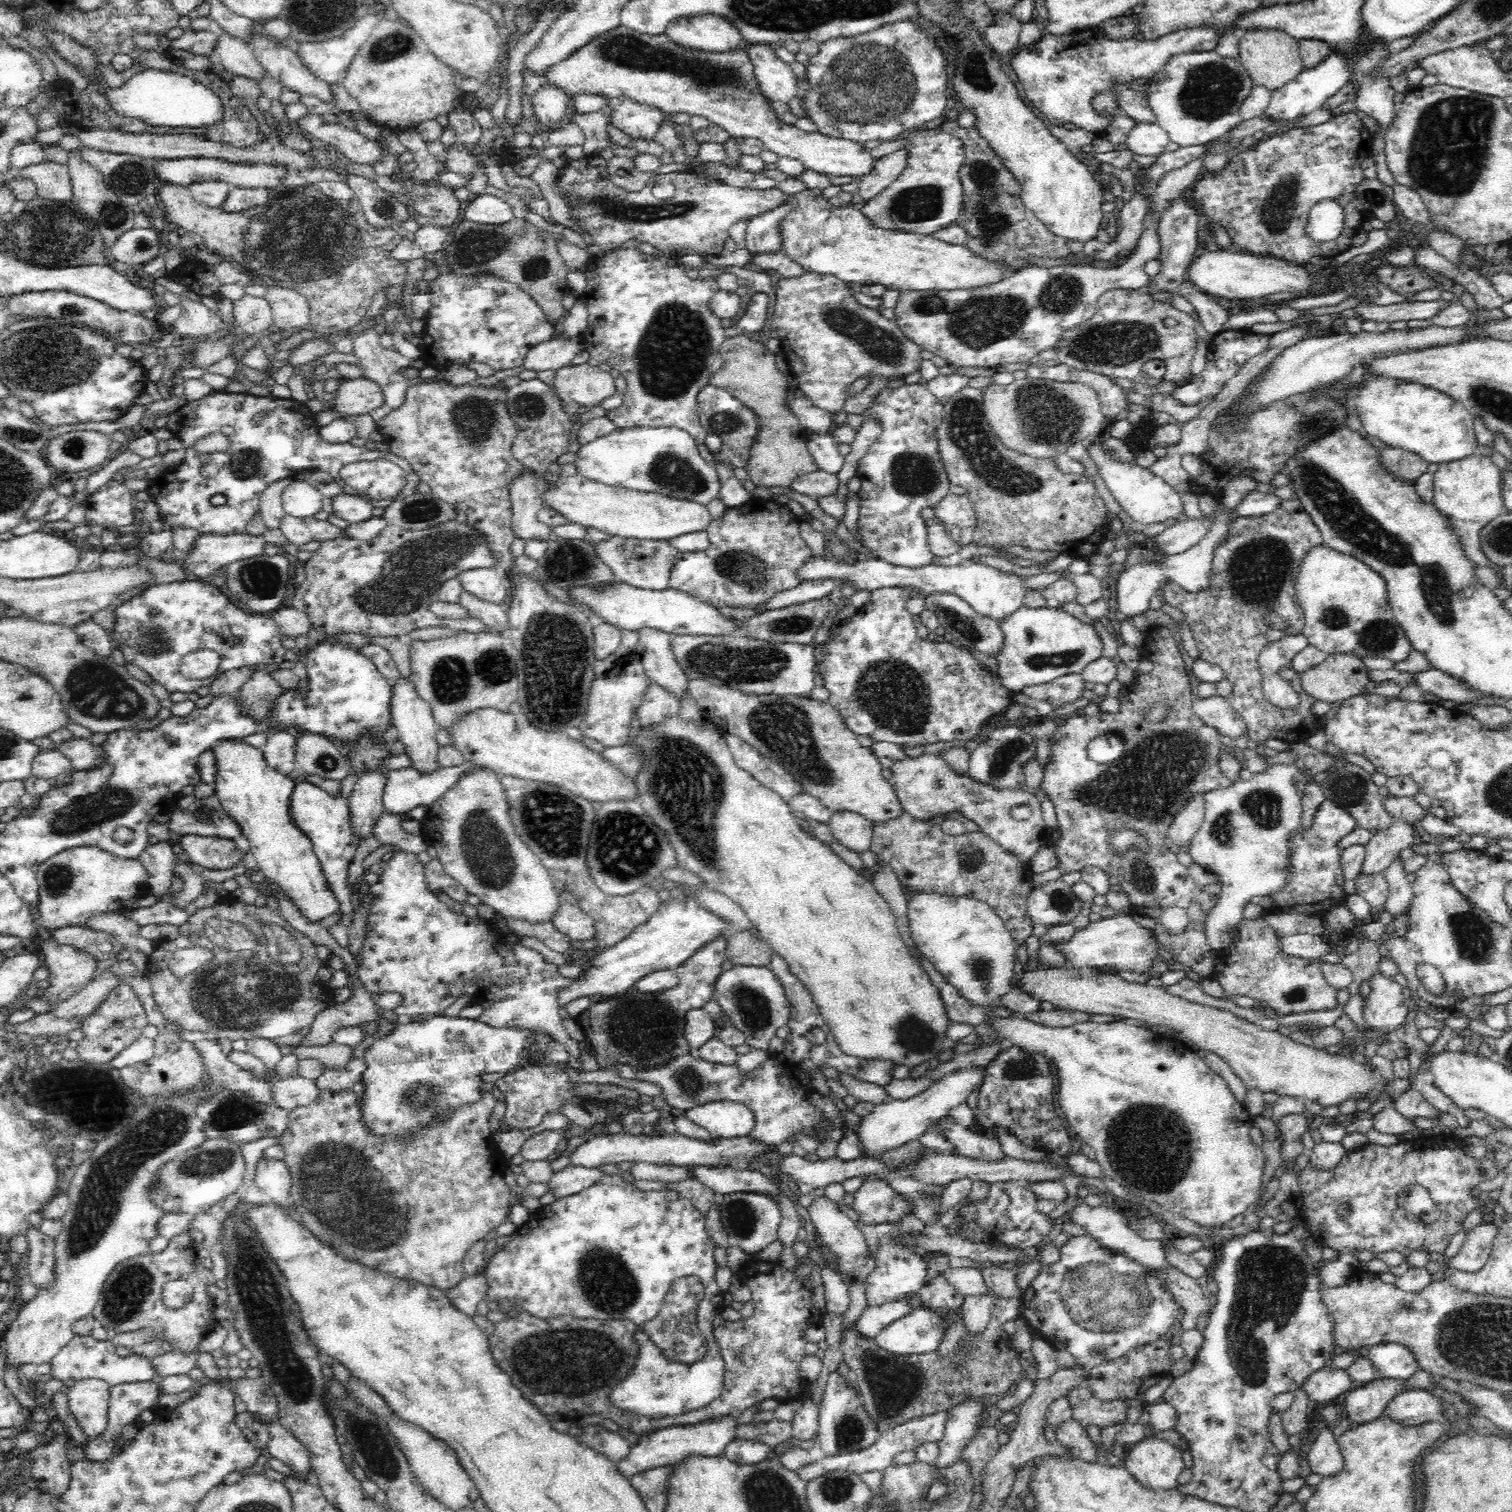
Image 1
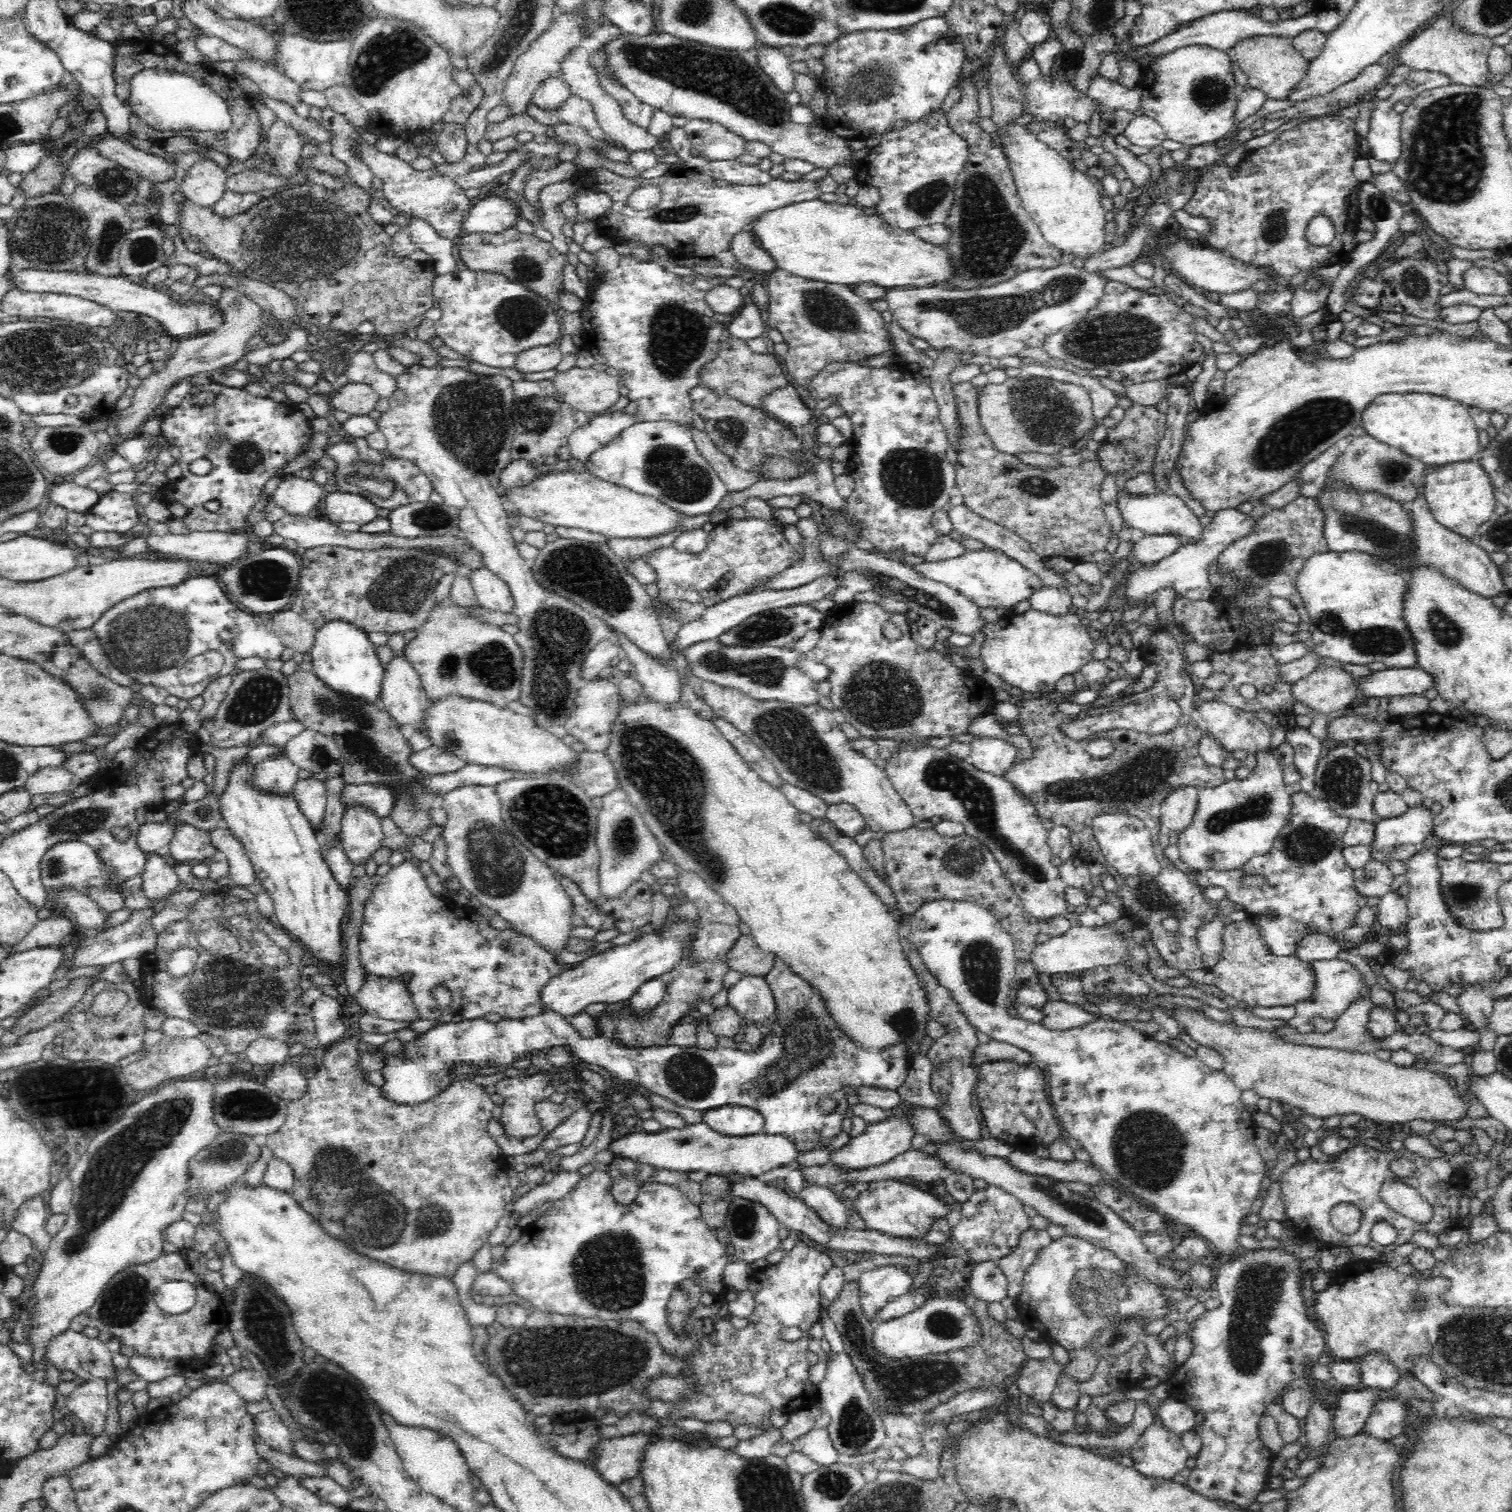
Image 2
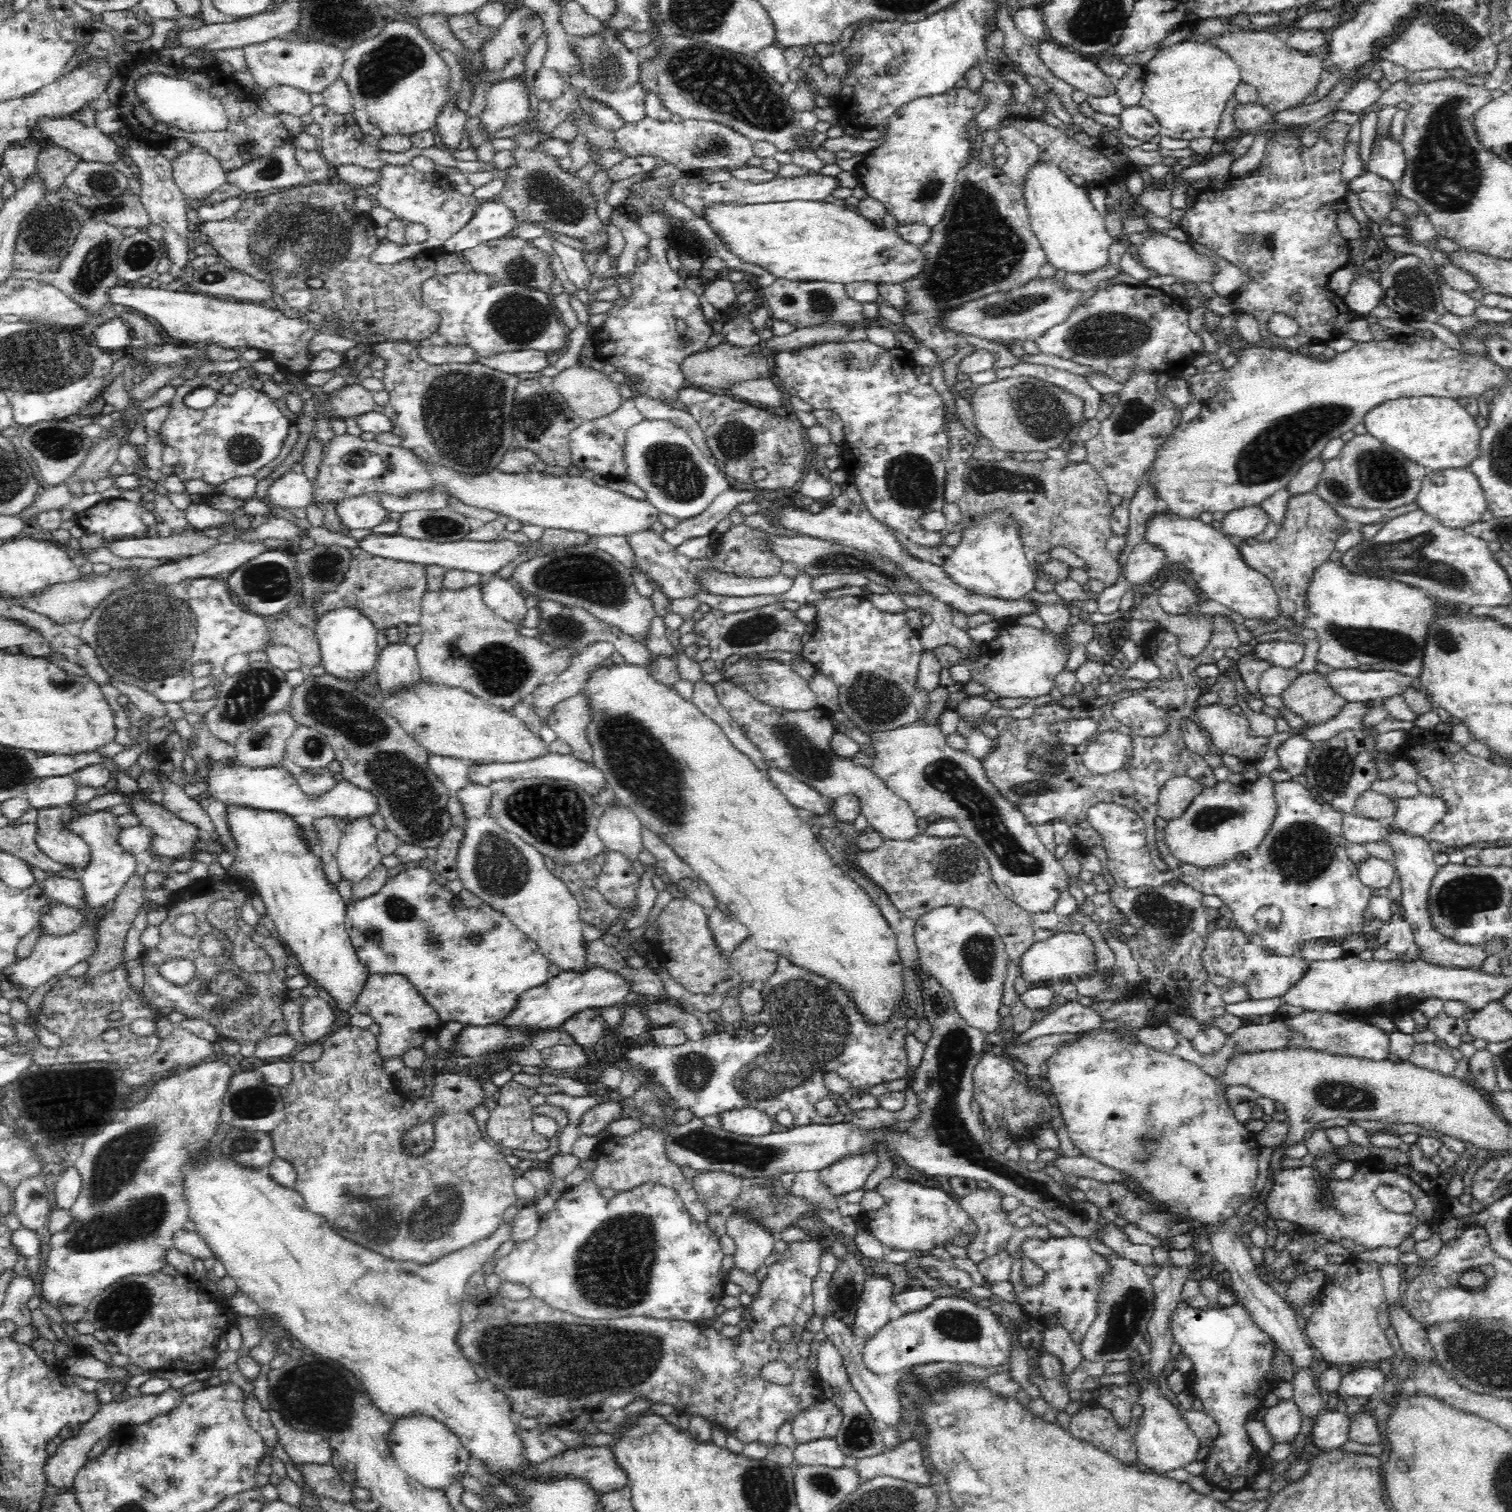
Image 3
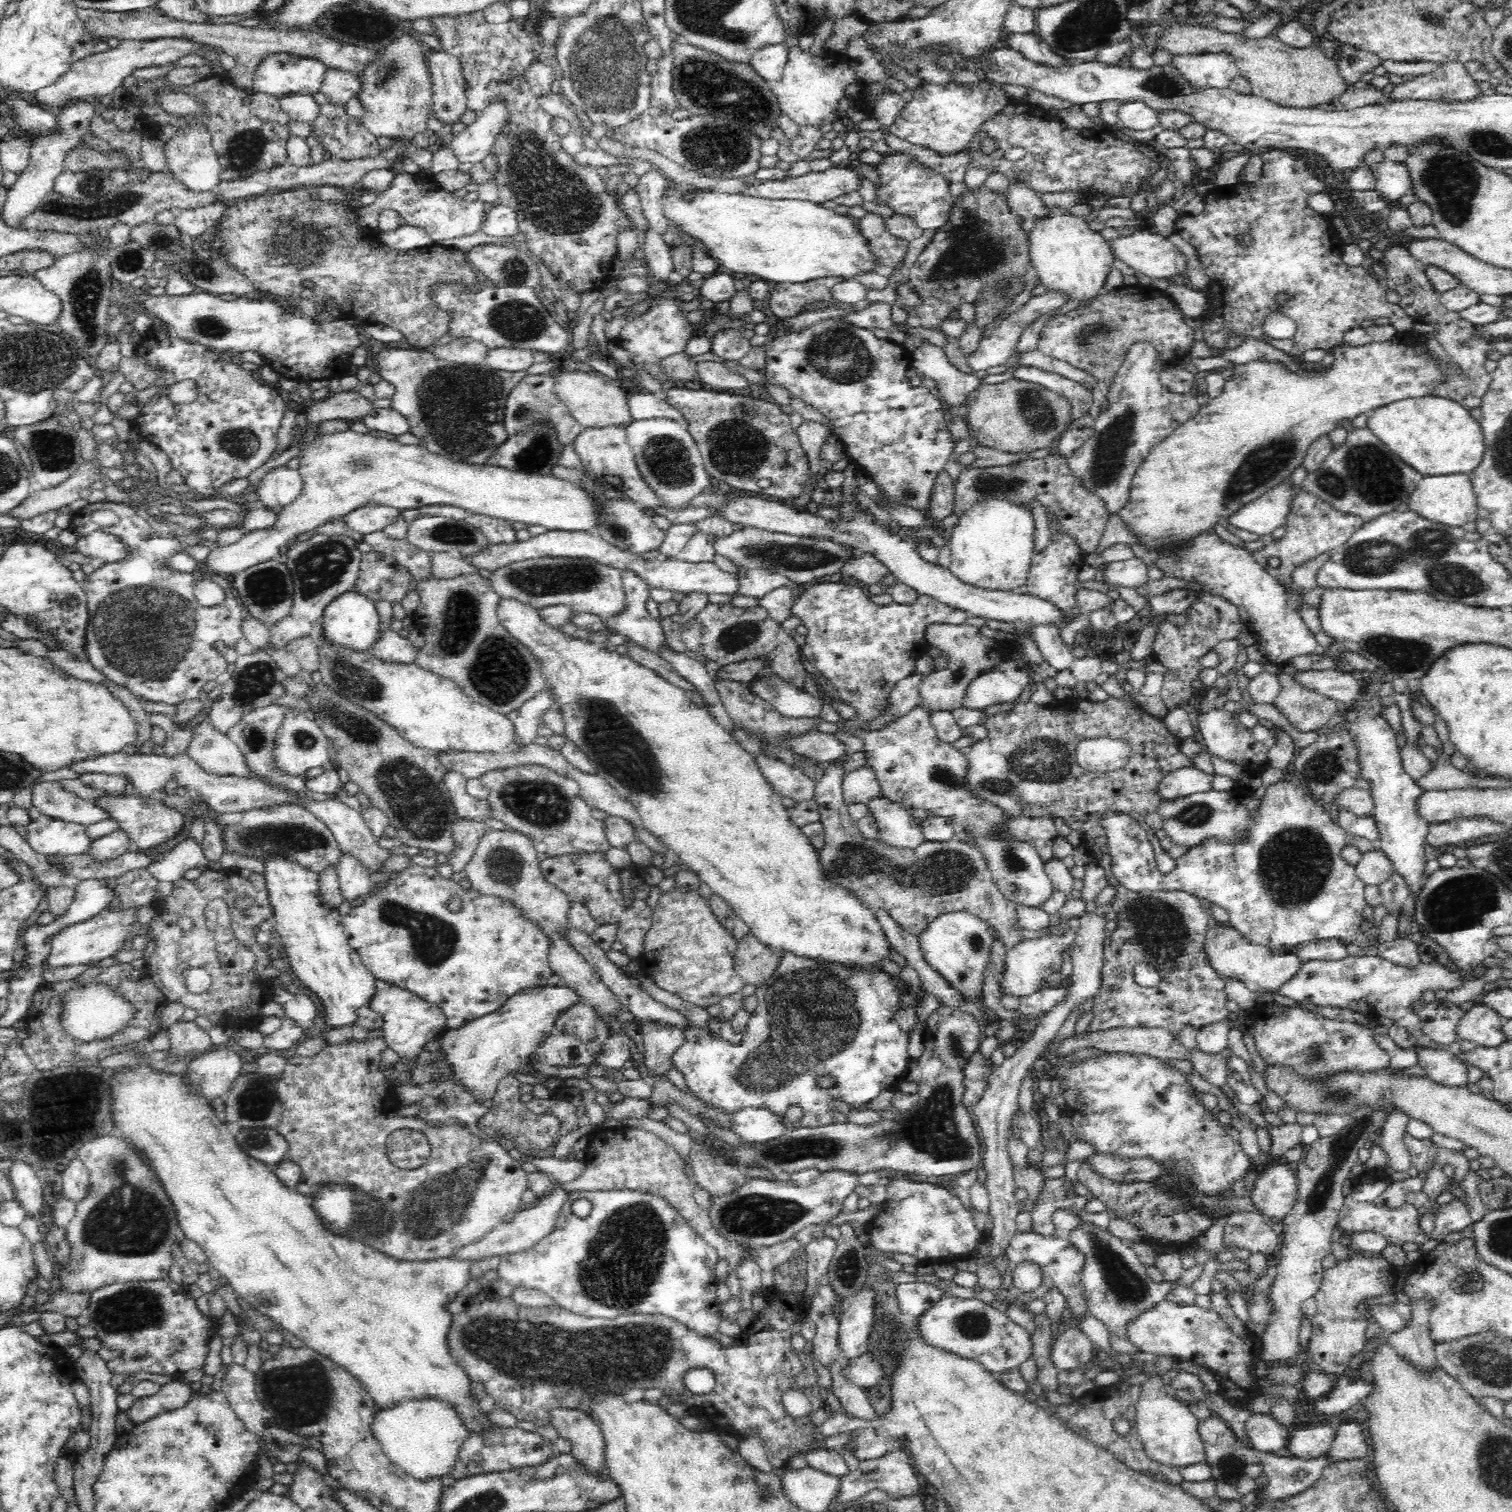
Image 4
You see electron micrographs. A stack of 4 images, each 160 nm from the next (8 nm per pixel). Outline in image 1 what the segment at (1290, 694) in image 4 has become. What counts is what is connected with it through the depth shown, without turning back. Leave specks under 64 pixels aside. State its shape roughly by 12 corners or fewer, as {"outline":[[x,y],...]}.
{"outline":[[1349,654],[1303,672],[1301,688],[1334,704],[1369,692],[1368,667]]}

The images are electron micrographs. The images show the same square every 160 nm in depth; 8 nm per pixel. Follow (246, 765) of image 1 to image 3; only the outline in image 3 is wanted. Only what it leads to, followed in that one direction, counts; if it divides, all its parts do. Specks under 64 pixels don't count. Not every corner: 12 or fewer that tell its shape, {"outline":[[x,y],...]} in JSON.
{"outline":[[228,806],[227,874],[342,1014],[371,972],[288,814]]}

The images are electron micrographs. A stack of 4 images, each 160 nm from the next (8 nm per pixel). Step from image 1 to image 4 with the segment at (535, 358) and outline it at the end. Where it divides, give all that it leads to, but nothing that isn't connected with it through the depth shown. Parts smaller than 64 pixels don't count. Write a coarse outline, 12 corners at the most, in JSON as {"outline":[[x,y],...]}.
{"outline":[[491,348],[484,363],[495,370],[526,371],[534,351]]}

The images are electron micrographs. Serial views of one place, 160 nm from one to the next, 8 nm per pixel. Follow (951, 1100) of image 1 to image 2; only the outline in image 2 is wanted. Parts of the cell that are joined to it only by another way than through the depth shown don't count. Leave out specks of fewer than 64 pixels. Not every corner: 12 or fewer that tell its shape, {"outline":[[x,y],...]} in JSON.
{"outline":[[905,1116],[851,1137],[829,1162],[847,1172],[874,1168],[910,1149]]}

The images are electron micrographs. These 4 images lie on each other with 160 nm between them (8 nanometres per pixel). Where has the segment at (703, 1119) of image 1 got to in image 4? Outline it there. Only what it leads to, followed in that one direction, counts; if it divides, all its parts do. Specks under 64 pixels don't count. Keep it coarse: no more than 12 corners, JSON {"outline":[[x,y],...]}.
{"outline":[[764,1108],[734,1113],[732,1131],[746,1143],[766,1144],[789,1129]]}

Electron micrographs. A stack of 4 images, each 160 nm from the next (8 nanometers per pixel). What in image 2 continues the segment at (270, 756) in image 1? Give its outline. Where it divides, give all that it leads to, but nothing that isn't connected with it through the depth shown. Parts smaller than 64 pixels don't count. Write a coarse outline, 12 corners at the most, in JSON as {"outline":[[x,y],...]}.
{"outline":[[282,752],[256,764],[258,793],[293,796],[298,772]]}

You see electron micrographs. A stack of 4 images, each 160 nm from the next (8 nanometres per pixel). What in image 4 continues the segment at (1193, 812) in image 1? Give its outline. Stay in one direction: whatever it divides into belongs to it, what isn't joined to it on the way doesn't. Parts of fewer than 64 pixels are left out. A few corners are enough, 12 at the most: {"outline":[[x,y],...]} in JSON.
{"outline":[[1188,765],[1163,776],[1162,798],[1207,792],[1212,774]]}

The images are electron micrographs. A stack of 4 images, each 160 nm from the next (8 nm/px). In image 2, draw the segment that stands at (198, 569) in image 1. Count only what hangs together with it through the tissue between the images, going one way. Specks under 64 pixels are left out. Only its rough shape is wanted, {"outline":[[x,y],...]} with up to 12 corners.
{"outline":[[190,531],[148,534],[162,559],[229,565],[247,554],[250,535]]}

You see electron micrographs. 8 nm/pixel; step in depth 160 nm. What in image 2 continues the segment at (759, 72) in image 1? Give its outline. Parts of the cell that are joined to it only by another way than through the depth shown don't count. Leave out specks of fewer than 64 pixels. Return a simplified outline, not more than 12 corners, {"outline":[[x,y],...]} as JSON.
{"outline":[[759,45],[759,65],[782,92],[794,88],[795,72],[778,47]]}

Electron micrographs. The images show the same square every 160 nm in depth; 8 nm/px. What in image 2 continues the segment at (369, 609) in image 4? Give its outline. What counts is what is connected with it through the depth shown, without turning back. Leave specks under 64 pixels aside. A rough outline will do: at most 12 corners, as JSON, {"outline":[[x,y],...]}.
{"outline":[[329,620],[313,672],[344,694],[378,701],[382,661],[369,632]]}

